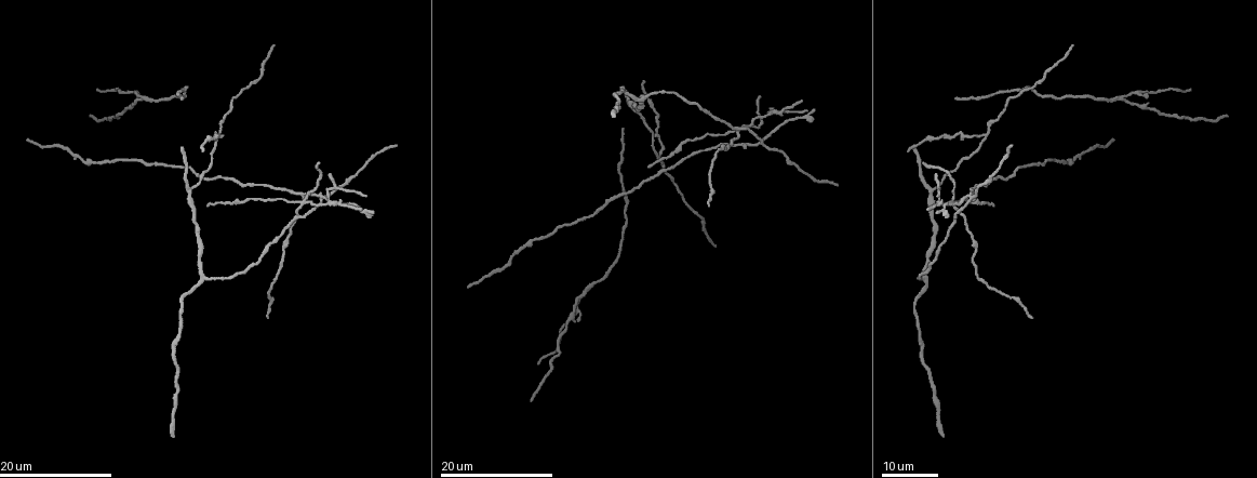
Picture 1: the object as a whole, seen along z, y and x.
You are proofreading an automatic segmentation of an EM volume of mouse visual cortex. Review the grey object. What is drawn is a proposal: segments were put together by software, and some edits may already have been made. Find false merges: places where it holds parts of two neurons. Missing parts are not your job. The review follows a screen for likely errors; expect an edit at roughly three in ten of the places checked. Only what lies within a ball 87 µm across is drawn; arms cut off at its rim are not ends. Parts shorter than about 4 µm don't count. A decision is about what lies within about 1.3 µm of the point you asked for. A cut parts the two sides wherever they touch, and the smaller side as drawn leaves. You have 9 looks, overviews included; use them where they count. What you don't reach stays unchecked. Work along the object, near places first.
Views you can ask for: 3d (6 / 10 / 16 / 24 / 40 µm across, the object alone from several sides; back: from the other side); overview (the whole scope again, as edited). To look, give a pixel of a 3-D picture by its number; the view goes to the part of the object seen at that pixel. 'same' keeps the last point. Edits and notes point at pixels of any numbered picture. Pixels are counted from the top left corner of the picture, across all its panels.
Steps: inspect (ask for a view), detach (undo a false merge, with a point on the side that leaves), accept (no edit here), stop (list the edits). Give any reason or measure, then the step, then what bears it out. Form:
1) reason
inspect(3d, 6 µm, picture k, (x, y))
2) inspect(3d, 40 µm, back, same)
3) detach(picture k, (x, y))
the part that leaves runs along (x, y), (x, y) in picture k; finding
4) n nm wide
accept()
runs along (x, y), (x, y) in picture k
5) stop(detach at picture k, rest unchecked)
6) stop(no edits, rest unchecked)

looks like a crossing
inspect(3d, 16 µm, picture 1, (321, 195))

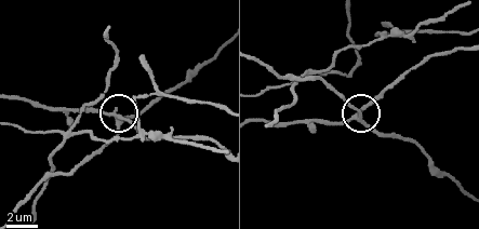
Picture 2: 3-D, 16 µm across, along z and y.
inspect(3d, 10 µm, picture 2, (353, 116))

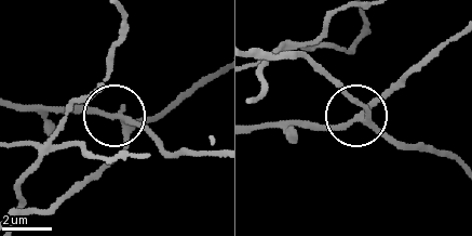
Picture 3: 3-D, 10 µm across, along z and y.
200 nm wide
detach(picture 3, (382, 95))
the part that leaves runs along (354, 122), (332, 128), (287, 122), (257, 126) in picture 3; a second neuron is stuck on

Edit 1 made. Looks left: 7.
inspect(overview)

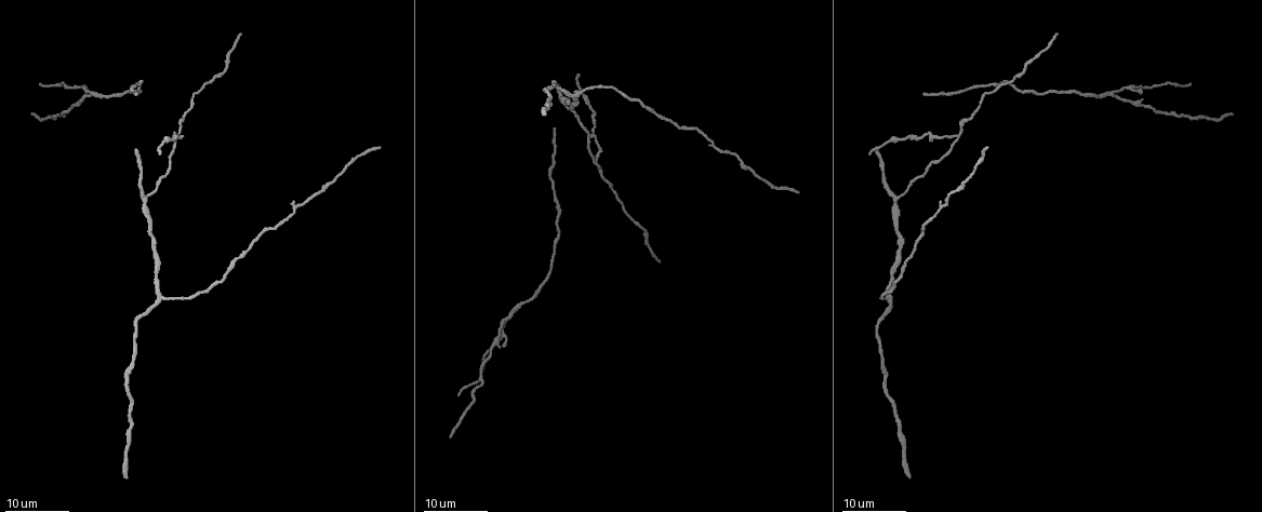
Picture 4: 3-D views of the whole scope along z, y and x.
two arms in line, one across
inspect(3d, 16 µm, picture 4, (958, 137))

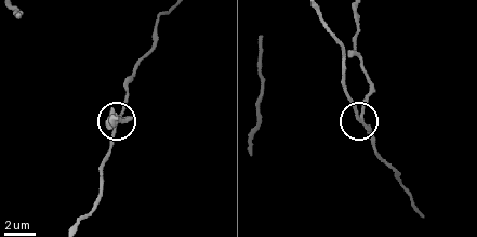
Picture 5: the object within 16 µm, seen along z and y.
inspect(3d, 10 µm, picture 5, (362, 119))

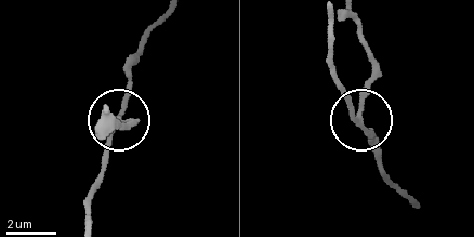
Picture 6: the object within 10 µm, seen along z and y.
other side
inspect(3d, 10 µm, back, picture 6, (358, 121))

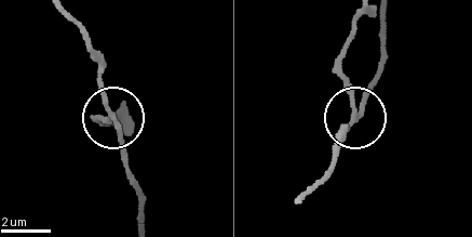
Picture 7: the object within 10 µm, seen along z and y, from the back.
3 arms
detach(picture 7, (348, 78))
the part that leaves runs along (352, 115), (339, 54), (354, 17) in picture 7; a second neuron is stuck on

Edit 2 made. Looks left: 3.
three arms meet
inspect(3d, 24 µm, picture 4, (898, 200))

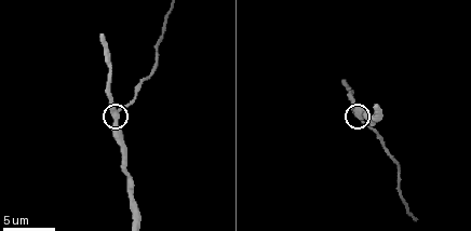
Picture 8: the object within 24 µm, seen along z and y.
inspect(3d, 10 µm, picture 8, (116, 113))

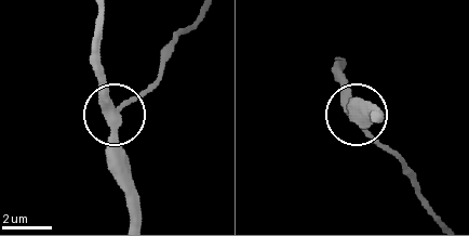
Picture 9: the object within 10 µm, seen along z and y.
accept()
runs along (137, 217), (131, 173), (101, 76) in picture 9; continuous, no second neuron

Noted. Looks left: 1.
stop(detach at picture 3, detach at picture 7, rest unchecked)

